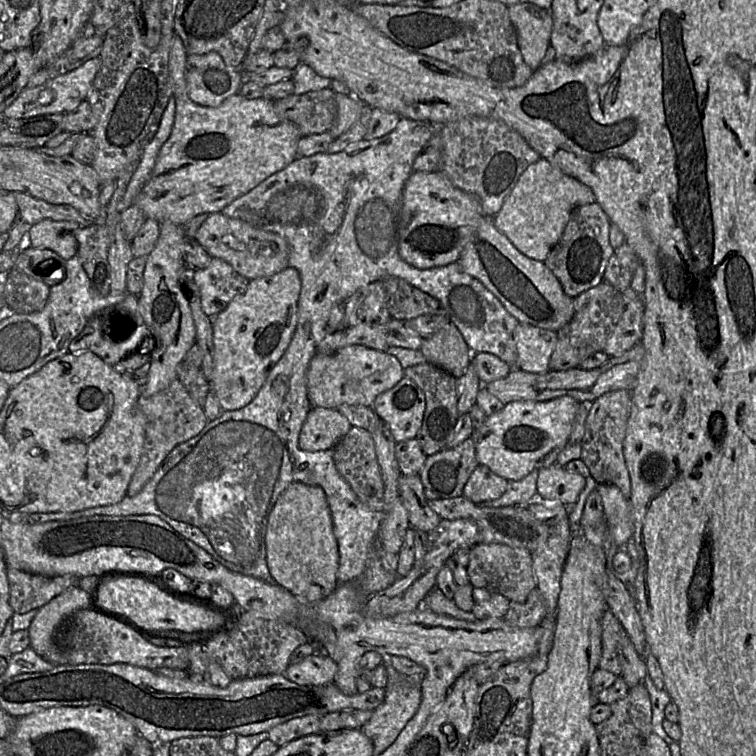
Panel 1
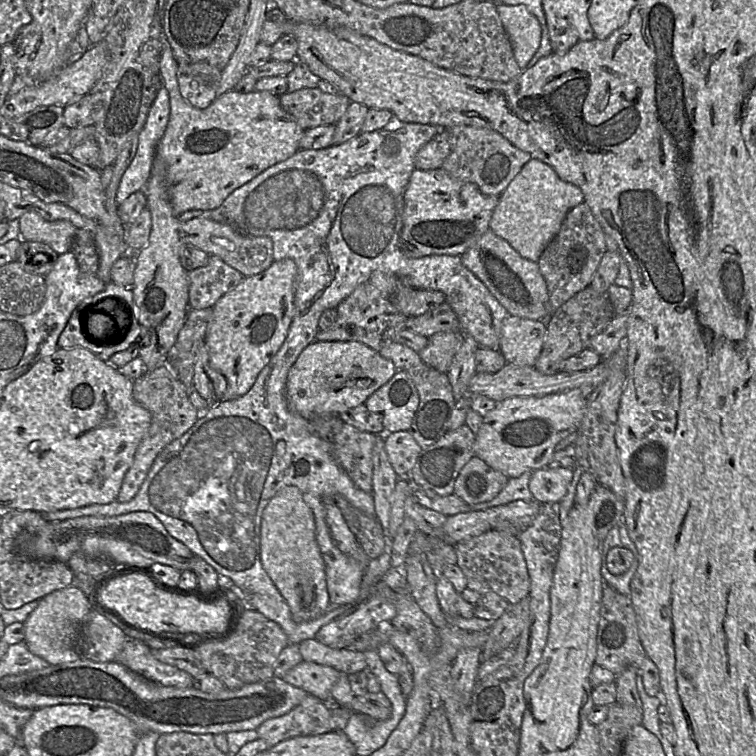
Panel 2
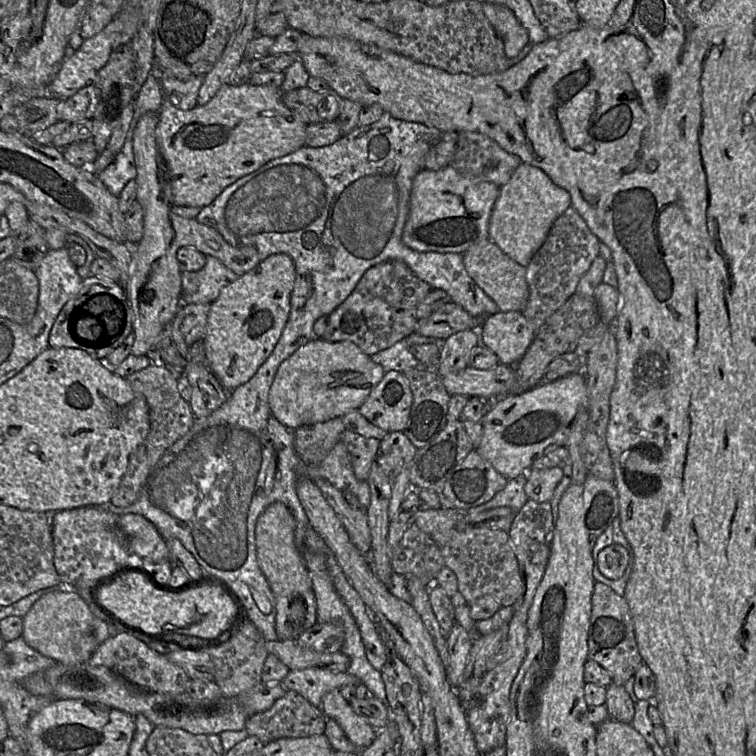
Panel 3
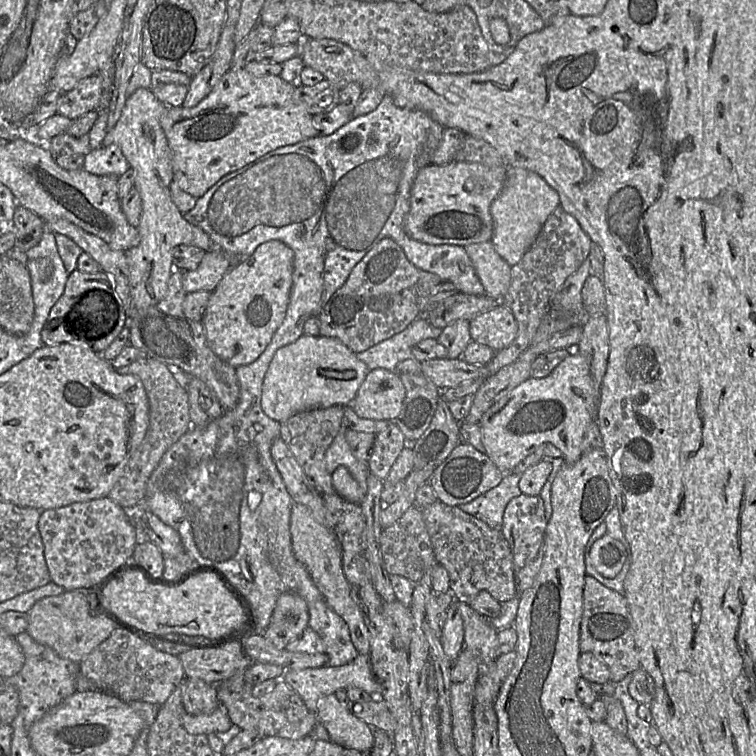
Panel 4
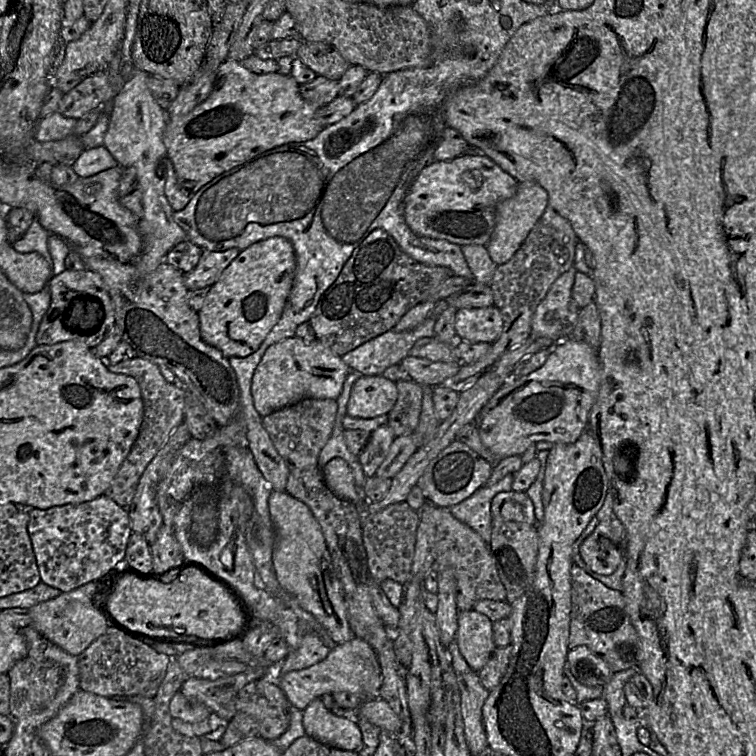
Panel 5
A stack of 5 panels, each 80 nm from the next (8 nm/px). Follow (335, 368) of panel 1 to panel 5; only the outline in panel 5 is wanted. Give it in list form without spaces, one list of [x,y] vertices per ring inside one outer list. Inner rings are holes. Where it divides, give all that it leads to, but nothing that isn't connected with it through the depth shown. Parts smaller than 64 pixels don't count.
[[[297,337],[288,338],[271,345],[257,366],[251,387],[254,406],[264,417],[304,398],[336,400],[342,392],[343,383],[349,371],[351,371],[350,368],[342,361],[341,356],[334,354],[329,347],[318,340],[305,342]]]

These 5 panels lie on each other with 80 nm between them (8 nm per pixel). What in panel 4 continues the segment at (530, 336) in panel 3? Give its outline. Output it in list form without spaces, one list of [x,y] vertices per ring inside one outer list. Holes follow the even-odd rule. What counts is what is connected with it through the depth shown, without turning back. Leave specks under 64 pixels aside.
[[[502,304],[469,321],[471,339],[495,352],[508,347],[515,339],[518,325],[510,309]]]

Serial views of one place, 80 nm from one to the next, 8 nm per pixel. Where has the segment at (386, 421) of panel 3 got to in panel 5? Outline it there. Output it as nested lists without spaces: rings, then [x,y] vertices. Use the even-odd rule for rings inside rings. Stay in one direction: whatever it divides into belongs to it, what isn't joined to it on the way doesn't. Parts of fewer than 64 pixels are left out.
[[[362,375],[351,387],[346,414],[361,419],[388,415],[397,398],[396,382],[382,375]]]

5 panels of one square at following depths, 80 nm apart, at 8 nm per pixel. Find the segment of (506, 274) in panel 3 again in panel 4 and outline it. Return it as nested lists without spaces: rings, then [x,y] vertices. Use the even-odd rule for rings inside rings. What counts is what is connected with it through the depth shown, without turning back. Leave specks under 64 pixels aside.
[[[491,241],[464,247],[487,295],[501,301],[511,282],[511,266],[496,252]]]

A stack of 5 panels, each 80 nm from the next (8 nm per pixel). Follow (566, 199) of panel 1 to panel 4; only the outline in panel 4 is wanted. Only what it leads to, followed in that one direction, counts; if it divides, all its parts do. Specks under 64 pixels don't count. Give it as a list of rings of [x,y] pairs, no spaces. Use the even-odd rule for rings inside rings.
[[[509,167],[503,188],[491,204],[493,234],[491,242],[496,252],[510,265],[517,264],[531,247],[550,214],[560,206],[559,195],[540,175],[525,168]]]

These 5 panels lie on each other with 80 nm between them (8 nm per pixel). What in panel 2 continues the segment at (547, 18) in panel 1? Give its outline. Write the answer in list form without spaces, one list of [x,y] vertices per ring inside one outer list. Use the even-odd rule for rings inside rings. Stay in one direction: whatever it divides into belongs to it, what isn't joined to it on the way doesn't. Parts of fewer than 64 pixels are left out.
[[[496,3],[497,12],[509,36],[513,54],[519,67],[524,70],[538,51],[542,29],[538,19],[526,6]]]

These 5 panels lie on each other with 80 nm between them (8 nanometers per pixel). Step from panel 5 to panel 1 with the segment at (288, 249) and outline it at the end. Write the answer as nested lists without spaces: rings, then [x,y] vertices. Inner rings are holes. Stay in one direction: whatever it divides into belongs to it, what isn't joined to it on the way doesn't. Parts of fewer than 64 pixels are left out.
[[[288,266],[271,276],[250,280],[246,291],[237,295],[223,311],[212,318],[214,368],[210,390],[224,411],[238,410],[249,404],[265,383],[269,371],[284,354],[297,325],[300,291],[298,270]]]

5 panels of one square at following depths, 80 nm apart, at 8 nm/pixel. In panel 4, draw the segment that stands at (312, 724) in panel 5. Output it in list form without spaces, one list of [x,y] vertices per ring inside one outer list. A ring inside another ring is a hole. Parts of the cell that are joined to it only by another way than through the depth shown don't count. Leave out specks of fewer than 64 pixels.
[[[335,693],[319,700],[315,714],[318,722],[328,731],[331,742],[361,753],[367,753],[372,748],[373,728],[353,715]]]

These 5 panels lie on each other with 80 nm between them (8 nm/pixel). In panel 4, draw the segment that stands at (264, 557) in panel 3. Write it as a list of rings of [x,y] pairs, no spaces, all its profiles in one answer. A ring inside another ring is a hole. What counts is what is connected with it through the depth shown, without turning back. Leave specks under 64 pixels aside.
[[[285,591],[277,598],[270,622],[263,637],[278,649],[299,636],[309,623],[306,601],[296,593]]]

